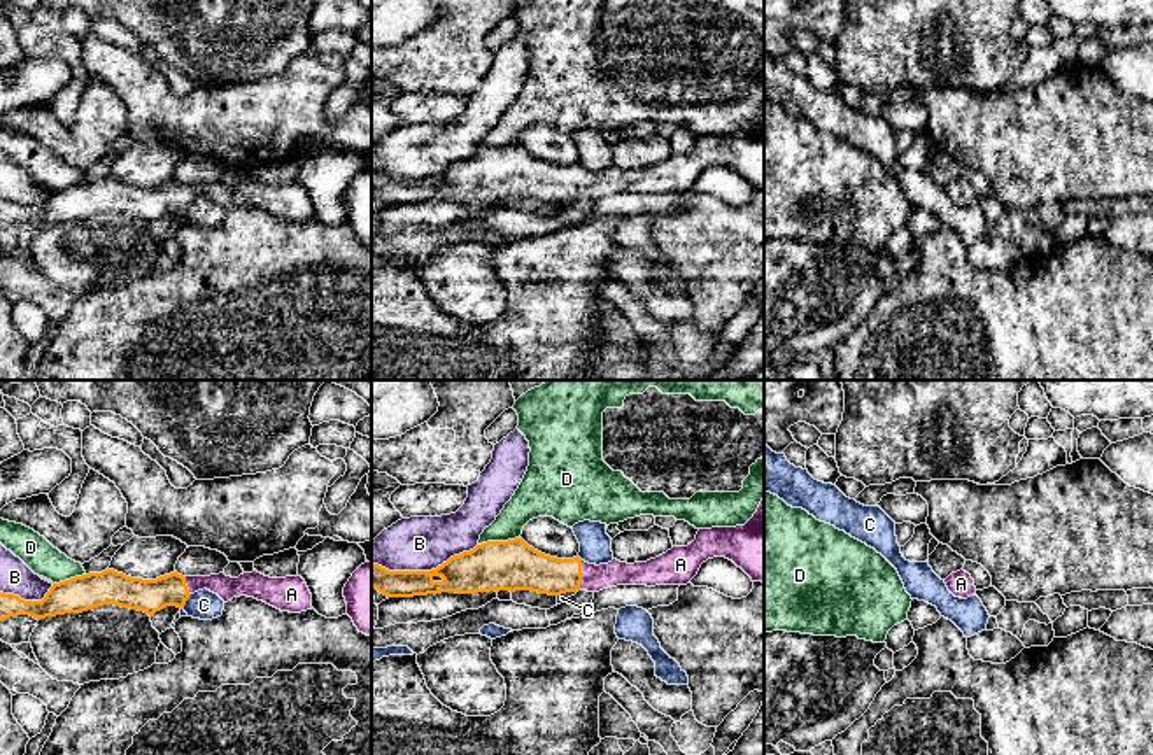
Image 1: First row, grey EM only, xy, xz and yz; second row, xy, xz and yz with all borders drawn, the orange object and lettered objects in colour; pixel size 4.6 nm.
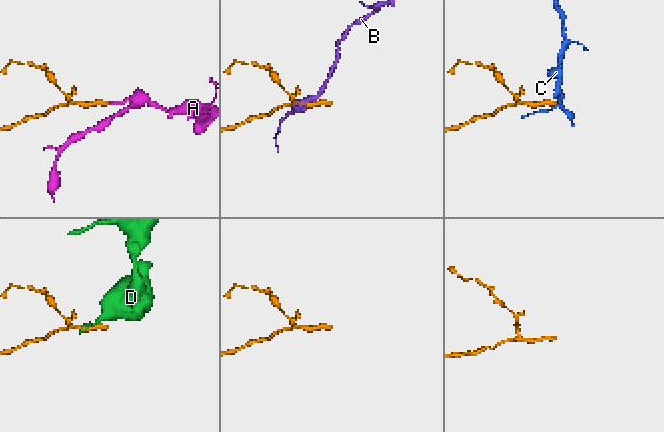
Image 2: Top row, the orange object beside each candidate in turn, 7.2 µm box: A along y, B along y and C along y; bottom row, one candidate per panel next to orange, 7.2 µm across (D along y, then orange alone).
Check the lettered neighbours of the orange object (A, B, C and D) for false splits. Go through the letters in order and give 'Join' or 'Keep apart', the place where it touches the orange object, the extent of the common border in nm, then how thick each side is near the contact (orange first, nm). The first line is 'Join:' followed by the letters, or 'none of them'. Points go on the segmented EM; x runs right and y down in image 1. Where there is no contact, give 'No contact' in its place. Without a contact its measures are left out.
Join: A
A: Join. Touches orange at xz (580, 575). Shared border 140 nm. Thickness 190 nm (orange) against 120 nm
B: Keep apart. Touches orange at xz (424, 571). Shared border 500 nm. Thickness 200 nm (orange) against 260 nm
C: Keep apart. Touches orange at xy (186, 599). Shared border 90 nm. Thickness 160 nm (orange) against 140 nm
D: Keep apart. Touches orange at xz (498, 542). Shared border 200 nm. Thickness 220 nm (orange) against 170 nm

